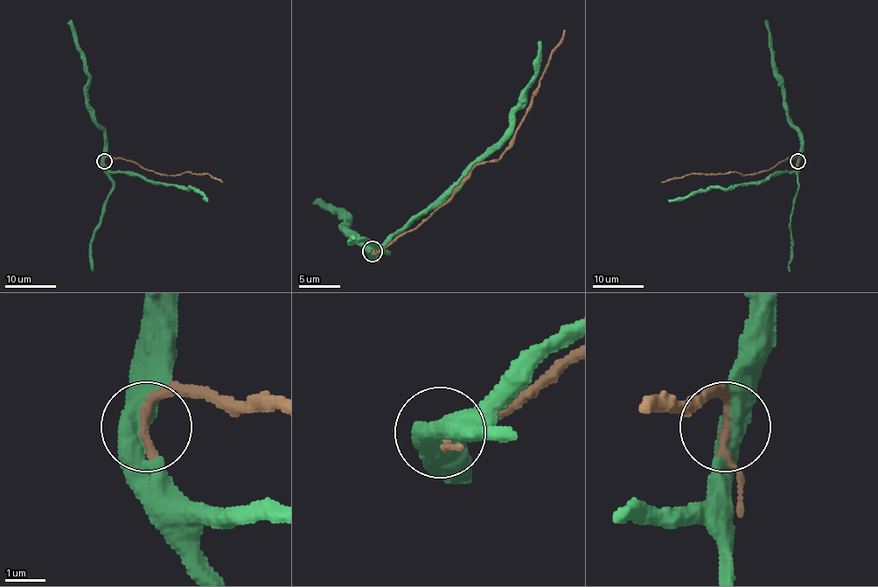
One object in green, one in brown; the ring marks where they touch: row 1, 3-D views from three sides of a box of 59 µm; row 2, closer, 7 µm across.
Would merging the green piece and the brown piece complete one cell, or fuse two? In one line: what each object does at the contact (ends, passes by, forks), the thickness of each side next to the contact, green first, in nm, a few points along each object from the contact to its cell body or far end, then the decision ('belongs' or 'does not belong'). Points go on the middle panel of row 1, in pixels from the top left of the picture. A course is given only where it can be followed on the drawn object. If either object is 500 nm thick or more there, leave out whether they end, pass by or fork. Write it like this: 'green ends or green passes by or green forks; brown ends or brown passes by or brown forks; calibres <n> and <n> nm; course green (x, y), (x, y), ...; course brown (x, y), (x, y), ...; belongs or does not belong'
calibres 550 and 200 nm; course green (371, 250), (428, 212), (502, 137), (521, 90), (535, 73), (541, 41); course brown (372, 250), (416, 230), (477, 164), (496, 160), (508, 146), (564, 31); belongs

